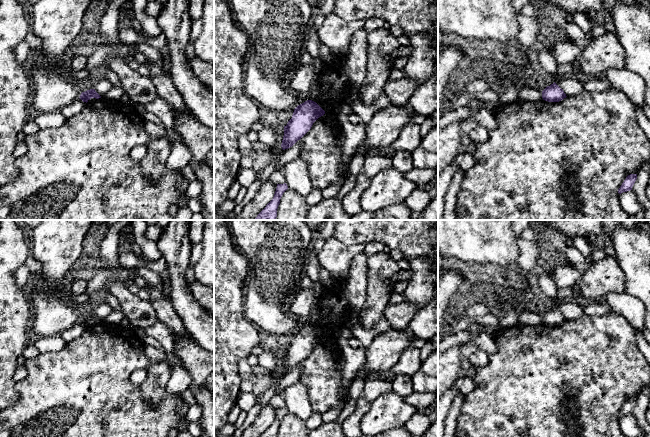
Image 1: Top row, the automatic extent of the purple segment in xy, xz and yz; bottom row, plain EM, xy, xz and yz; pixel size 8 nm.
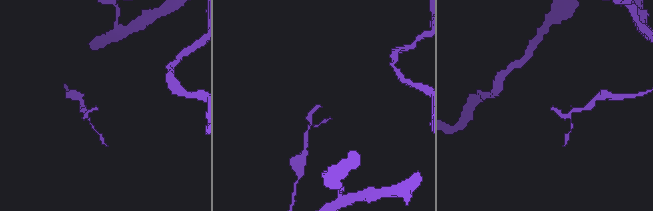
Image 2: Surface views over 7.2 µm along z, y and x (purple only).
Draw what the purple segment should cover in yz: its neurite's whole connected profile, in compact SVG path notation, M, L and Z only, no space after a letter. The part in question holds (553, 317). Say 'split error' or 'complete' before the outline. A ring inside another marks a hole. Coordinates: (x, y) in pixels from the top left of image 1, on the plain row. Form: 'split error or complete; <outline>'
complete; M555 306L542 315L542 322L548 326L559 326L566 322L566 318Z

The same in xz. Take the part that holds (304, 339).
complete; M307 324L298 329L294 333L292 342L284 350L282 373L292 371L311 353L313 347L324 338L325 335L312 324Z

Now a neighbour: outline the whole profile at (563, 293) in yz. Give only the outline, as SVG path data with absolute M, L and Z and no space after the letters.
M558 288L557 301L569 300L575 292L572 288Z

